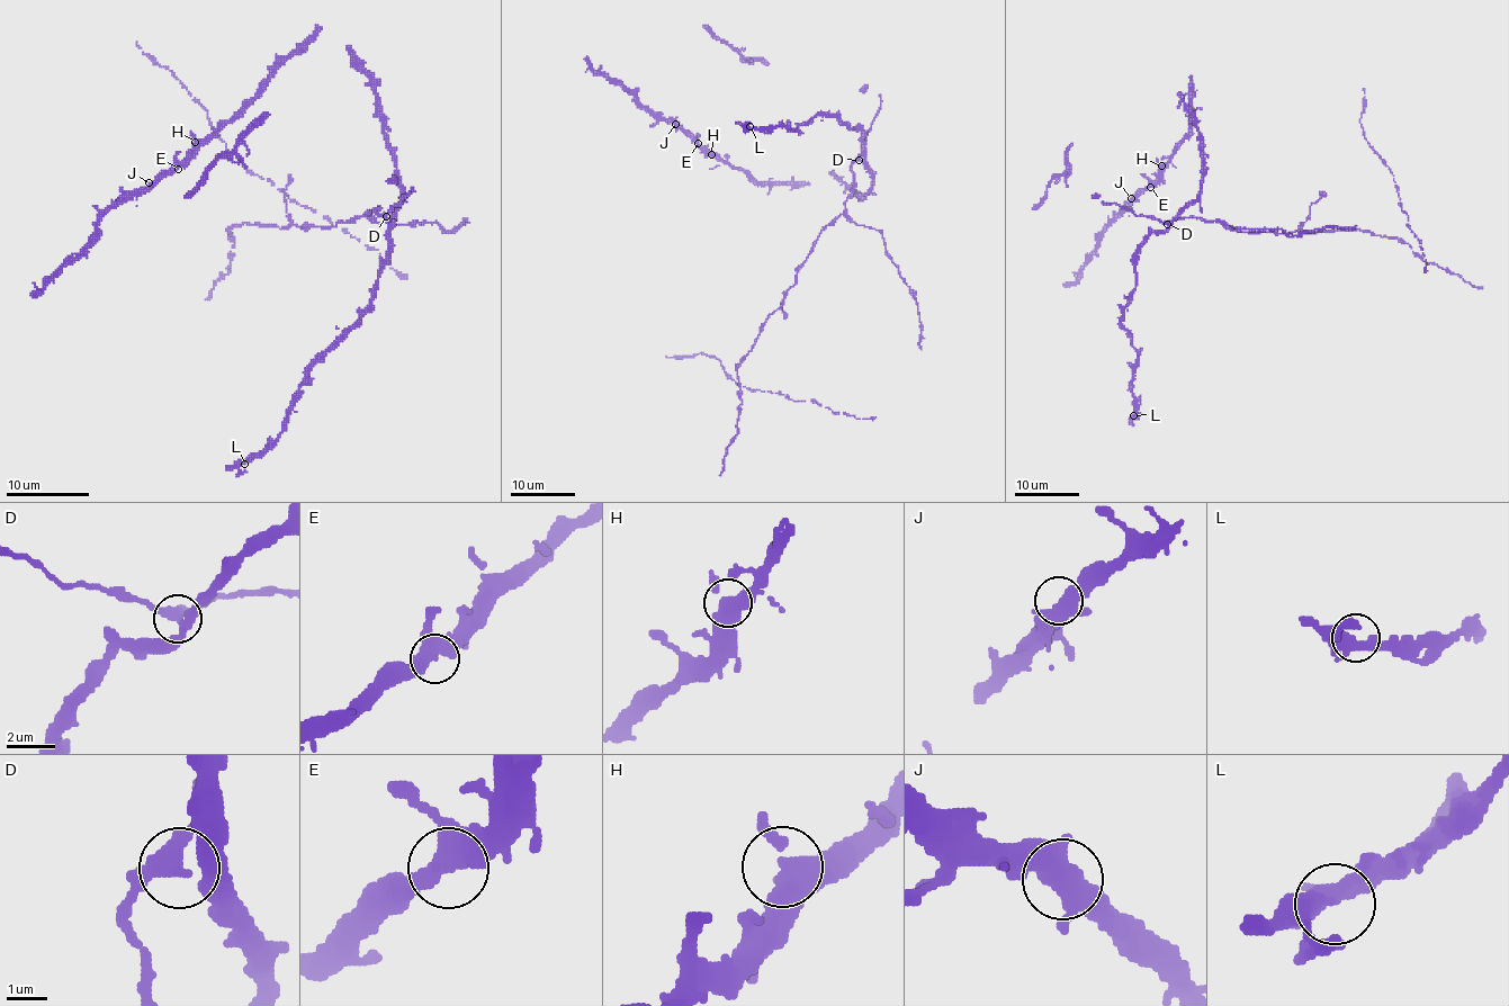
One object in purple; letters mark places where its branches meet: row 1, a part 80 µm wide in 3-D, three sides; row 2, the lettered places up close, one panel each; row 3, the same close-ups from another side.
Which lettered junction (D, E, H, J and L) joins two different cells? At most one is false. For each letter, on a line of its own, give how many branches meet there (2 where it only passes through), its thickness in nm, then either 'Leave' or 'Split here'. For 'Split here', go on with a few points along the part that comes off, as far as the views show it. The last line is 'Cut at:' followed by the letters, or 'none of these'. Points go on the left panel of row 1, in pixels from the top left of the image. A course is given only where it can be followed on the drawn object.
D: Branches: 3. Thickness 320 nm. Leave
E: Branches: 3. Thickness 400 nm. Leave
H: Branches: 3. Thickness 360 nm. Leave
J: Branches: 3. Thickness 400 nm. Leave
L: Branches: 3. Thickness 360 nm. Leave
Cut at: none of these

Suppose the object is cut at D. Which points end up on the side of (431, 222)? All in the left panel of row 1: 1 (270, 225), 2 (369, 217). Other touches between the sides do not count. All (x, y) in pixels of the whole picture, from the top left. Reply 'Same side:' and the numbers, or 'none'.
Same side: 1, 2

